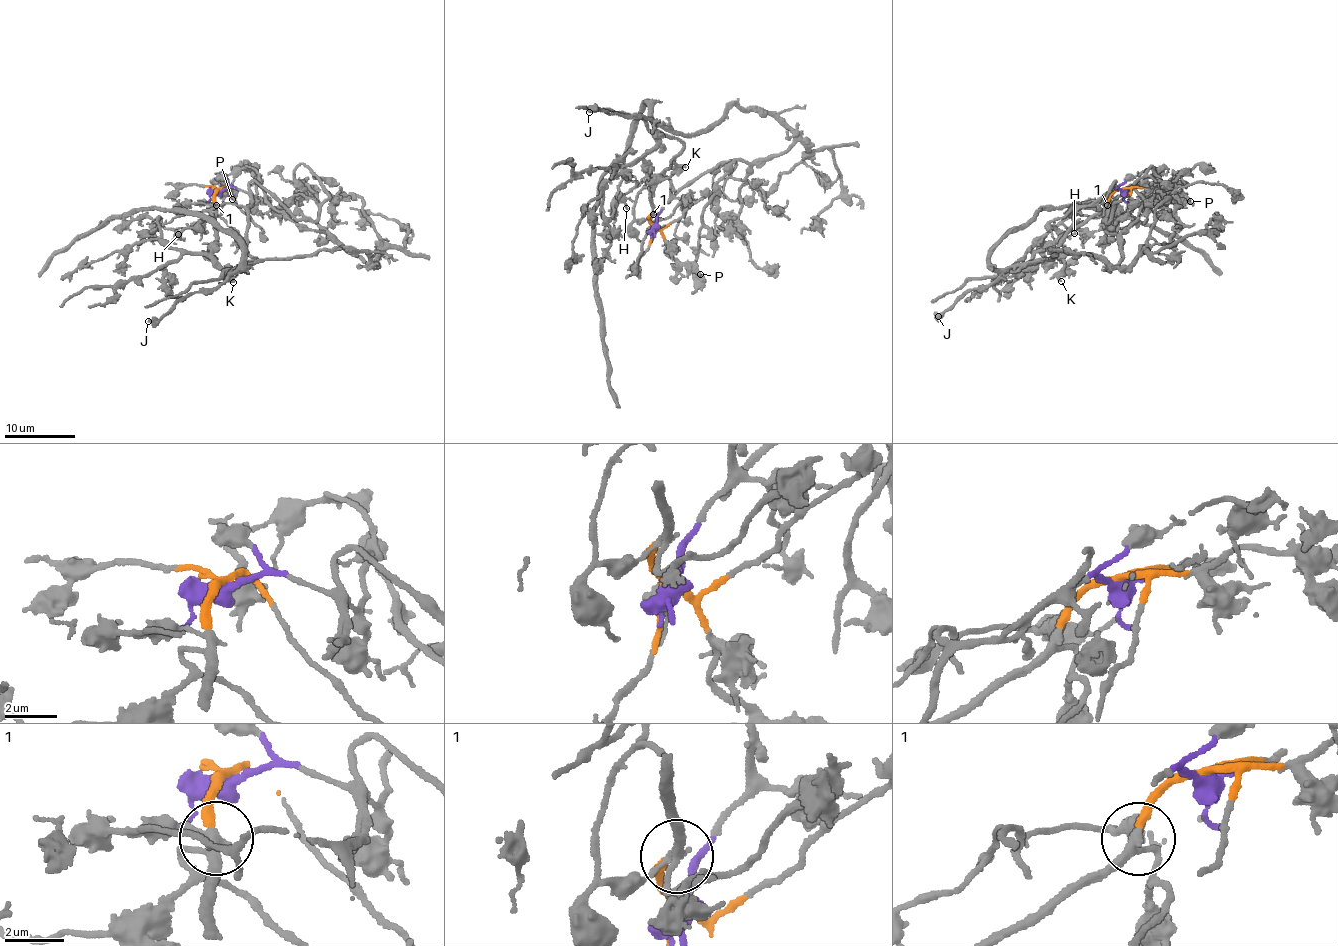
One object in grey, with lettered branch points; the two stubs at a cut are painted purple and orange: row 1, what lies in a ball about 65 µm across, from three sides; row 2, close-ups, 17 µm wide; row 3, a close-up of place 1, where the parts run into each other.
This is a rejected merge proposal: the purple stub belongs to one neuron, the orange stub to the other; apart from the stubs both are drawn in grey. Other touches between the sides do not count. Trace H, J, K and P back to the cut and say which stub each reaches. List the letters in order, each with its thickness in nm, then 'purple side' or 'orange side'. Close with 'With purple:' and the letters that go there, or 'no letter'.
H: calibre 130 nm; purple side
J: calibre 380 nm; orange side
K: calibre 220 nm; orange side
P: calibre 340 nm; orange side
With purple: H

